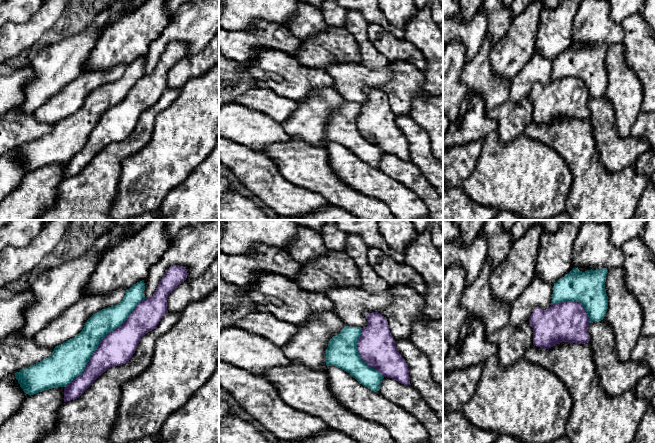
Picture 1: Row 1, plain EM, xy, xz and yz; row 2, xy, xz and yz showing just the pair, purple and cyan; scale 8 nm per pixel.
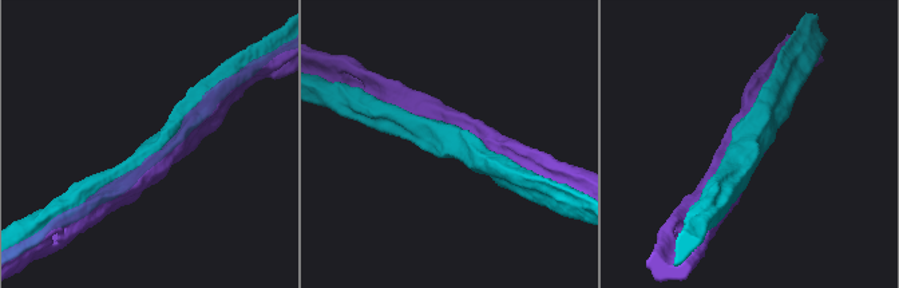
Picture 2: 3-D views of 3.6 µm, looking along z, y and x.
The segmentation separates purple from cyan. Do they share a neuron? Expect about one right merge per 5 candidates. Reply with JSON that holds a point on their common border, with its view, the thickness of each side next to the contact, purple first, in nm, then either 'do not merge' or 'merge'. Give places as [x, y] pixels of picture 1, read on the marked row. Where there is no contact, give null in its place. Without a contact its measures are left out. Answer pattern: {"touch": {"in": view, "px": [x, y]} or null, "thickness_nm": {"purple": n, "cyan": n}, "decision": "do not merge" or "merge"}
{"touch": {"in": "xy", "px": [101, 341]}, "thickness_nm": {"purple": 280, "cyan": 260}, "decision": "do not merge"}

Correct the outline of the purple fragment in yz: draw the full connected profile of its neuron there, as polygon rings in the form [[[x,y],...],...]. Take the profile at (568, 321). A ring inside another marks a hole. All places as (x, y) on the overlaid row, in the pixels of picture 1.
[[[579,302],[552,304],[547,310],[535,308],[529,322],[536,347],[549,349],[562,342],[585,344],[590,341],[589,317]]]

